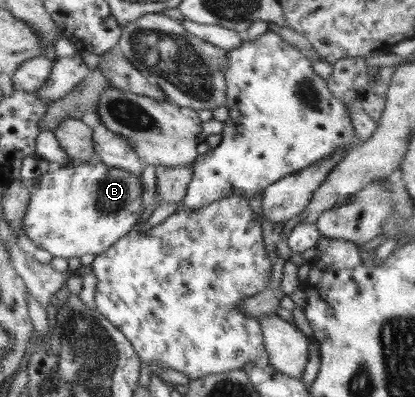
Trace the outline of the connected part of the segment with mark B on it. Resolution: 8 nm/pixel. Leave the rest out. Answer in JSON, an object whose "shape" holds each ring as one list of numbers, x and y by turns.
{"shape":[[103,161,52,167,40,176,37,189,30,194,22,219,24,234,53,257,99,254,136,229,145,208,142,192,137,176]]}

